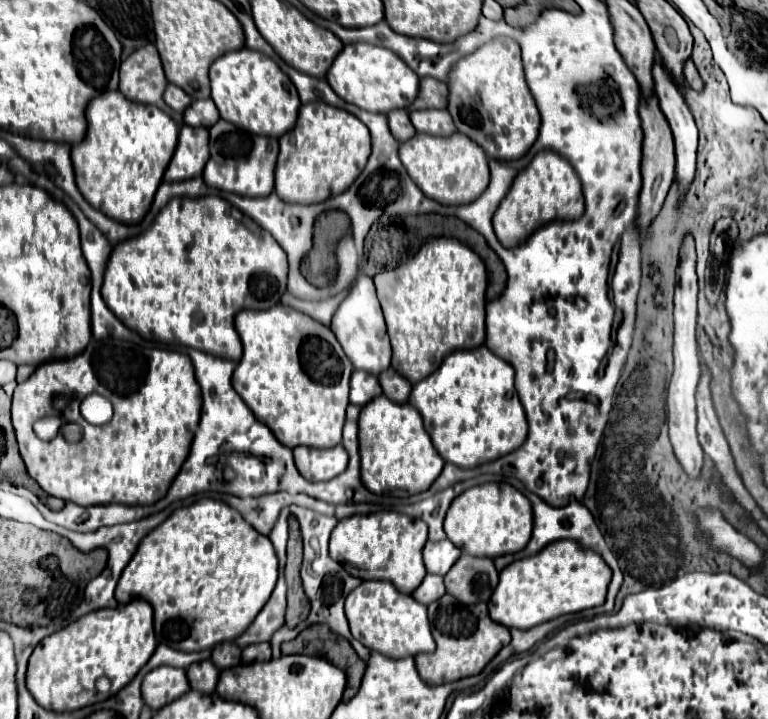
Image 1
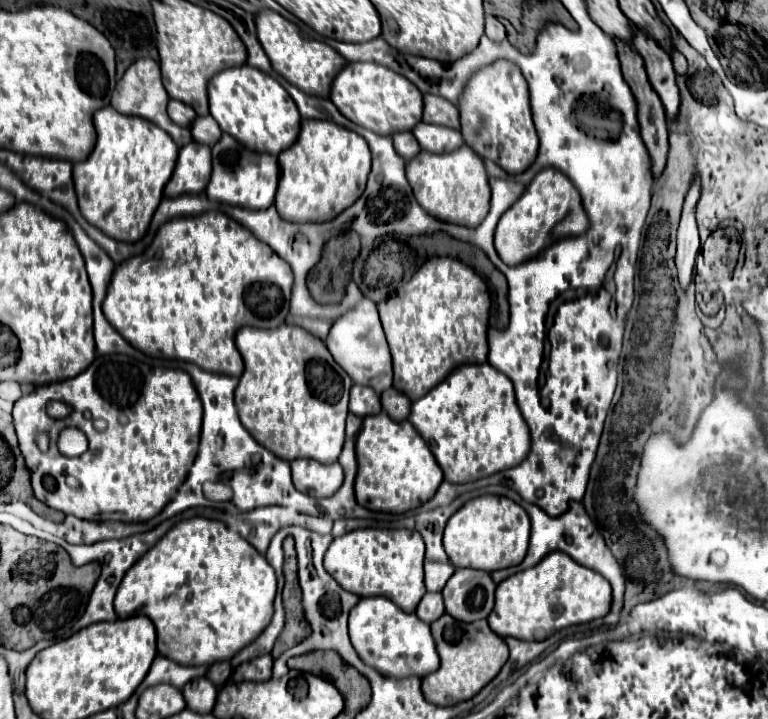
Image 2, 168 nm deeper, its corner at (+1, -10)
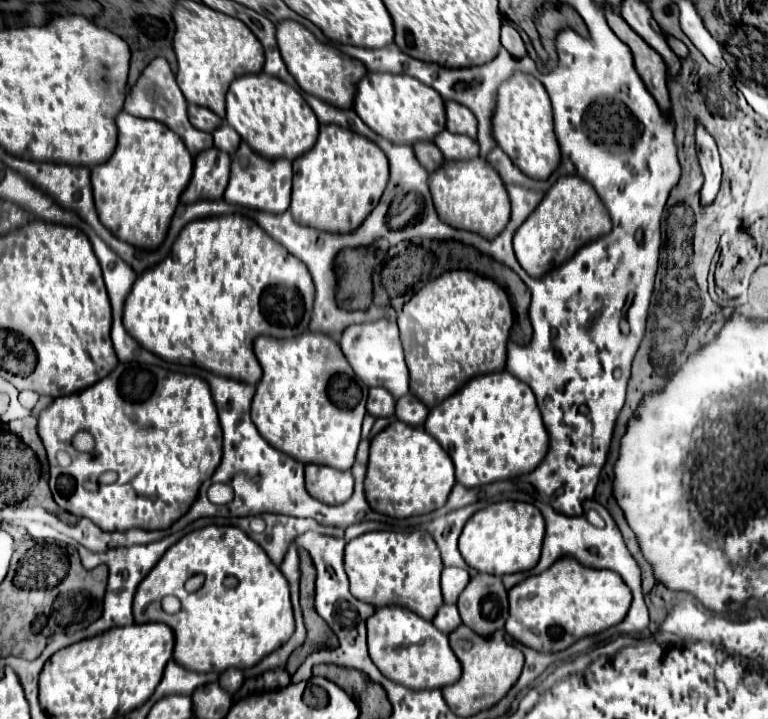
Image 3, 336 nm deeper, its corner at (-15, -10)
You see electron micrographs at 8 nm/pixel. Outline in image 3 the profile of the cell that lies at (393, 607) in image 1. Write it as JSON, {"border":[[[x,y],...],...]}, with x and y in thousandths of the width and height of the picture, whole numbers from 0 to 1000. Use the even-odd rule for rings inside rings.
{"border":[[[521,841],[492,844],[477,864],[479,905],[495,936],[531,958],[576,958],[599,942],[596,917],[583,897],[583,883]]]}

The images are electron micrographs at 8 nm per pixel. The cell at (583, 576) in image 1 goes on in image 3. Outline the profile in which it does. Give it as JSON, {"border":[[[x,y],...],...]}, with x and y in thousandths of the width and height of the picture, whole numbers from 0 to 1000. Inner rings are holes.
{"border":[[[732,775],[708,797],[682,805],[661,822],[661,830],[664,855],[659,861],[659,880],[701,905],[732,905],[763,883],[776,883],[805,869],[823,839],[823,825],[807,800],[789,791],[758,789],[745,775]]]}

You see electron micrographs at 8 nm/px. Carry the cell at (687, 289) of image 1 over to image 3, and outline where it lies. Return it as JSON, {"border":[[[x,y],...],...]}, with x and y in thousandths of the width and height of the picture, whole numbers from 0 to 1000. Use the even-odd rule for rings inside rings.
{"border":[[[917,177],[906,179],[906,204],[909,204],[911,232],[917,241],[911,282],[914,282],[914,288],[922,288],[922,285],[927,285],[927,280],[932,277],[935,263],[938,263],[938,246],[940,246],[938,216],[932,207],[932,196],[922,188],[922,182]]]}

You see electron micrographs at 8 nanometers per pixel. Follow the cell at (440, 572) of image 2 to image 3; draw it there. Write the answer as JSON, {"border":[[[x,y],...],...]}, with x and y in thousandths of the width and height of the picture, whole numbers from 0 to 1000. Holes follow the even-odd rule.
{"border":[[[578,789],[576,794],[576,828],[581,839],[594,839],[594,828],[604,822],[604,811],[609,811],[612,800],[599,789]]]}

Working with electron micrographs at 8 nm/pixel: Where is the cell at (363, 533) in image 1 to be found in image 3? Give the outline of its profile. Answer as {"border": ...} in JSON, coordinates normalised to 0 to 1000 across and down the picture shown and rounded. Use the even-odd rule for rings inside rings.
{"border":[[[482,739],[451,755],[448,791],[456,805],[458,828],[474,833],[477,839],[484,839],[487,844],[521,839],[557,864],[565,861],[576,839],[576,789],[578,786],[573,777],[573,766],[563,744],[557,744],[557,739]]]}

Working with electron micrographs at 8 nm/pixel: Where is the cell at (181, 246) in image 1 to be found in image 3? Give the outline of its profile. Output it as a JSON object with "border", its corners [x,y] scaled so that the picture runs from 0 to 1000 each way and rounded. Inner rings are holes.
{"border":[[[284,299],[245,310],[224,341],[224,357],[177,388],[161,421],[161,455],[188,485],[219,503],[234,505],[236,497],[247,497],[253,508],[281,522],[333,535],[341,510],[328,488],[331,471],[336,466],[367,471],[396,463],[404,449],[406,419],[409,394],[391,360],[359,338],[333,307],[315,299]]]}

